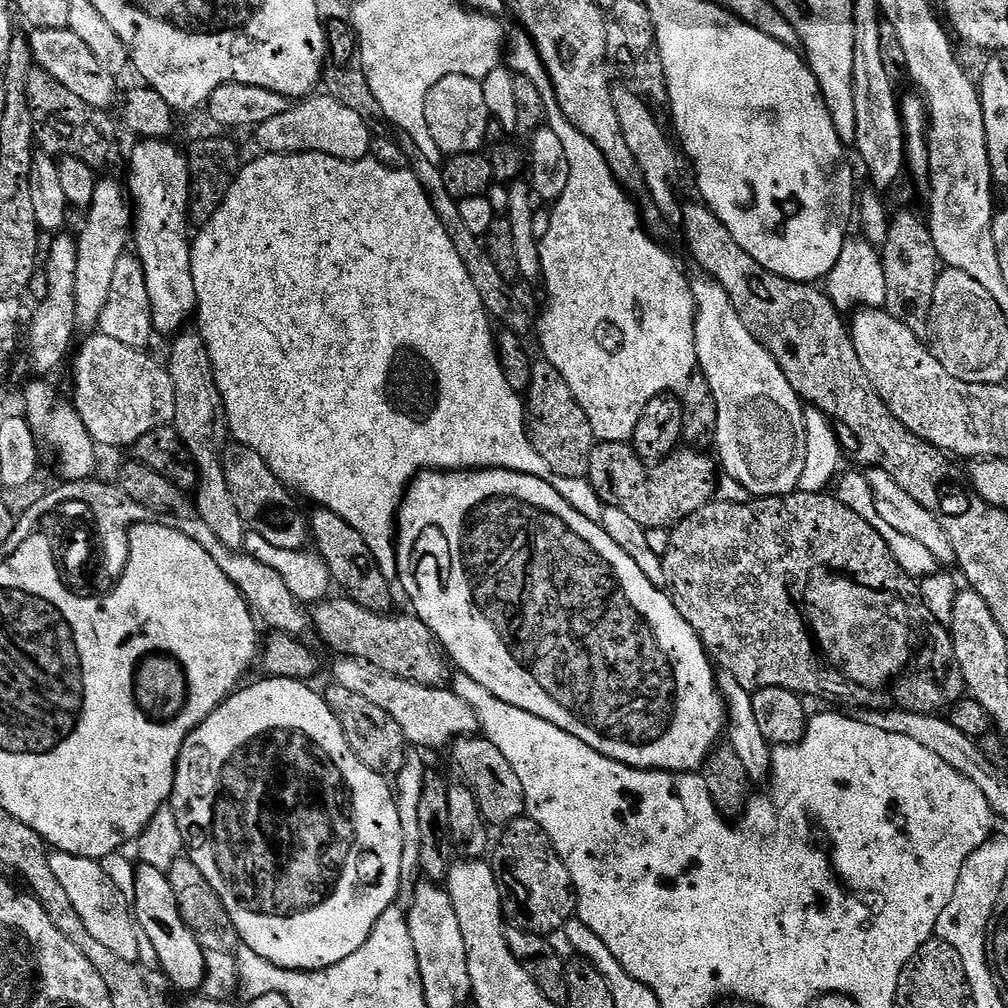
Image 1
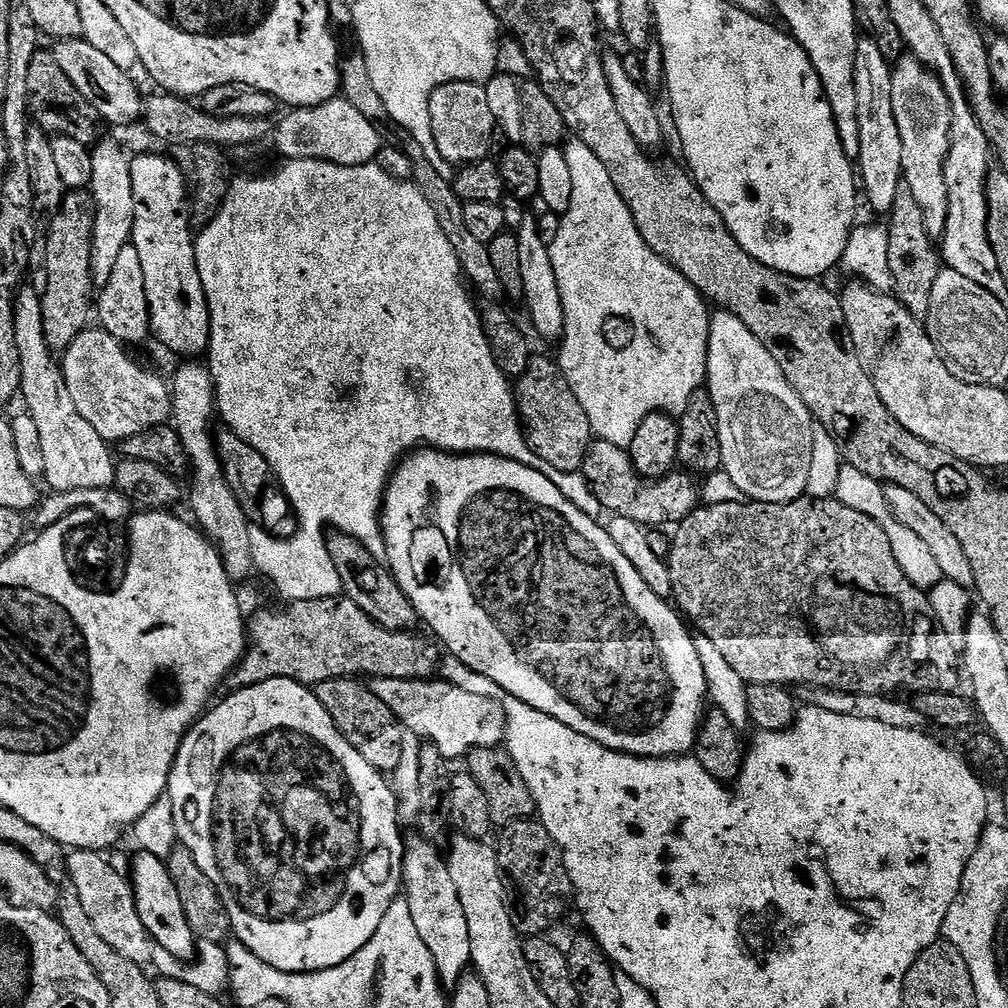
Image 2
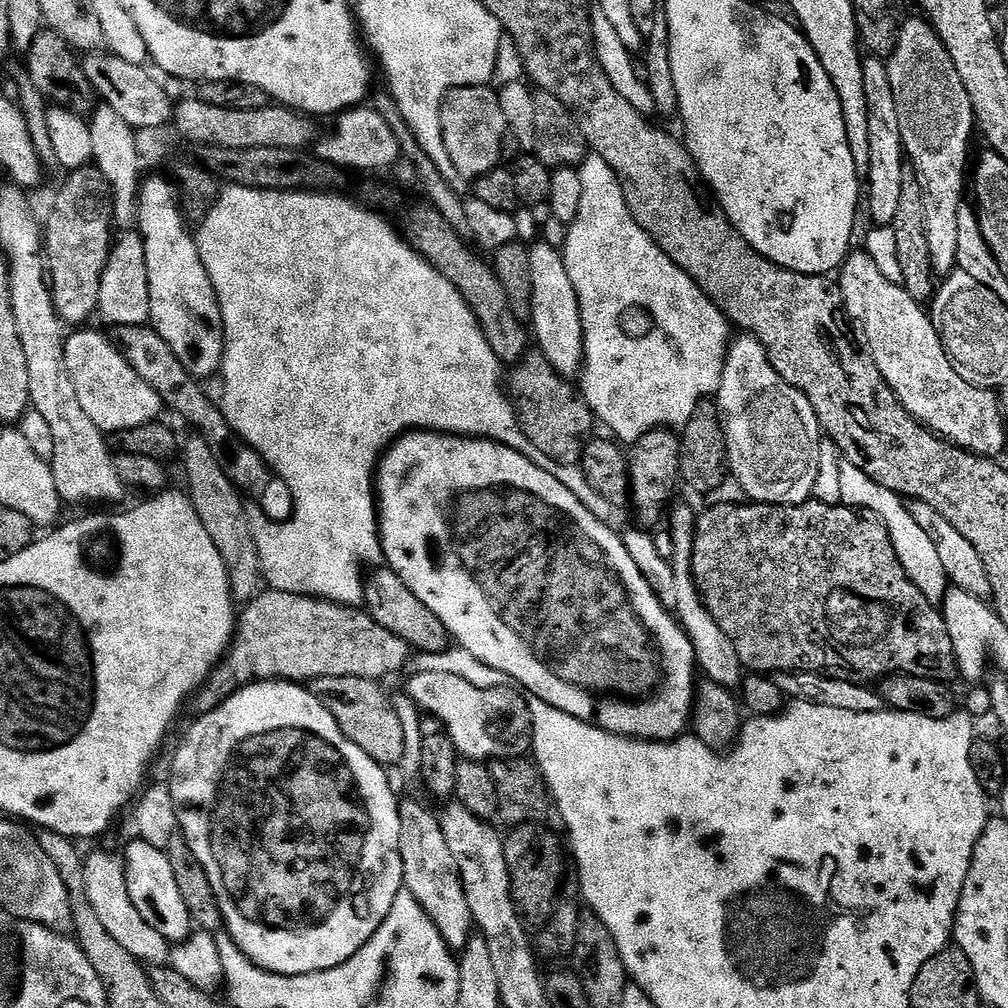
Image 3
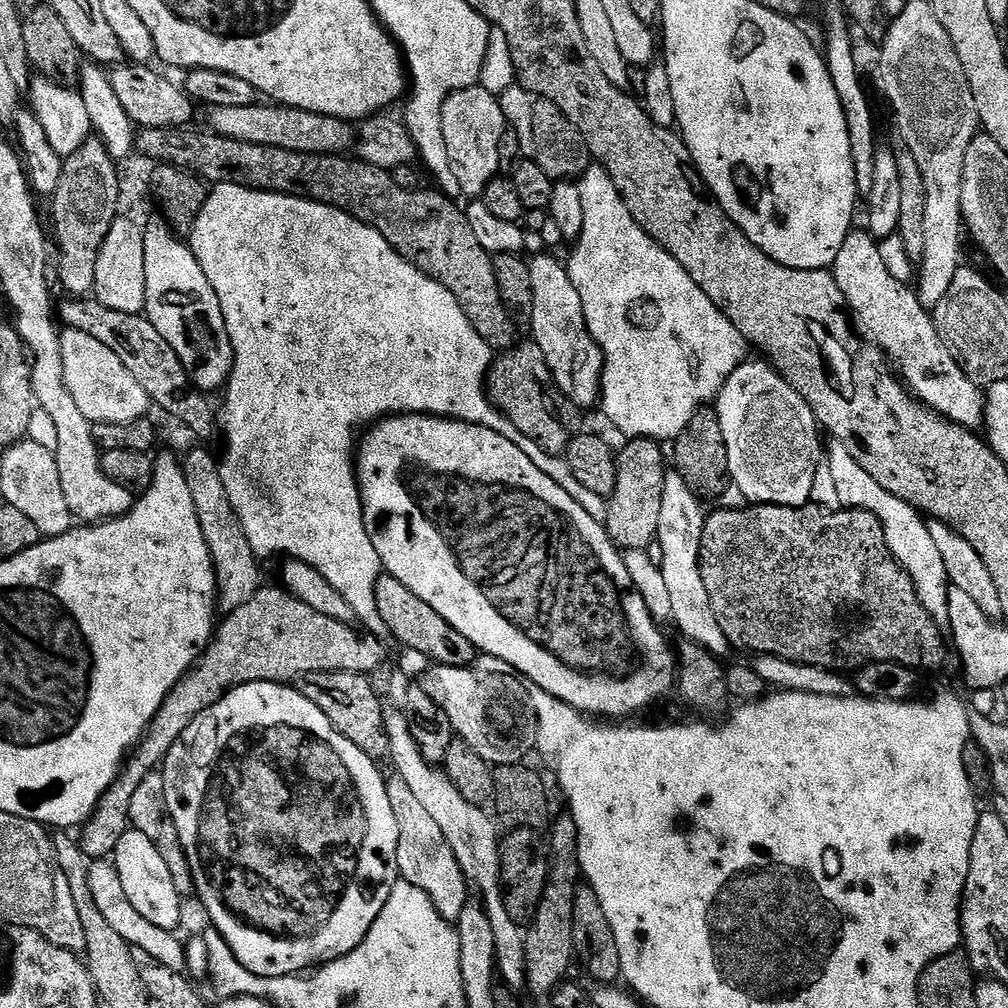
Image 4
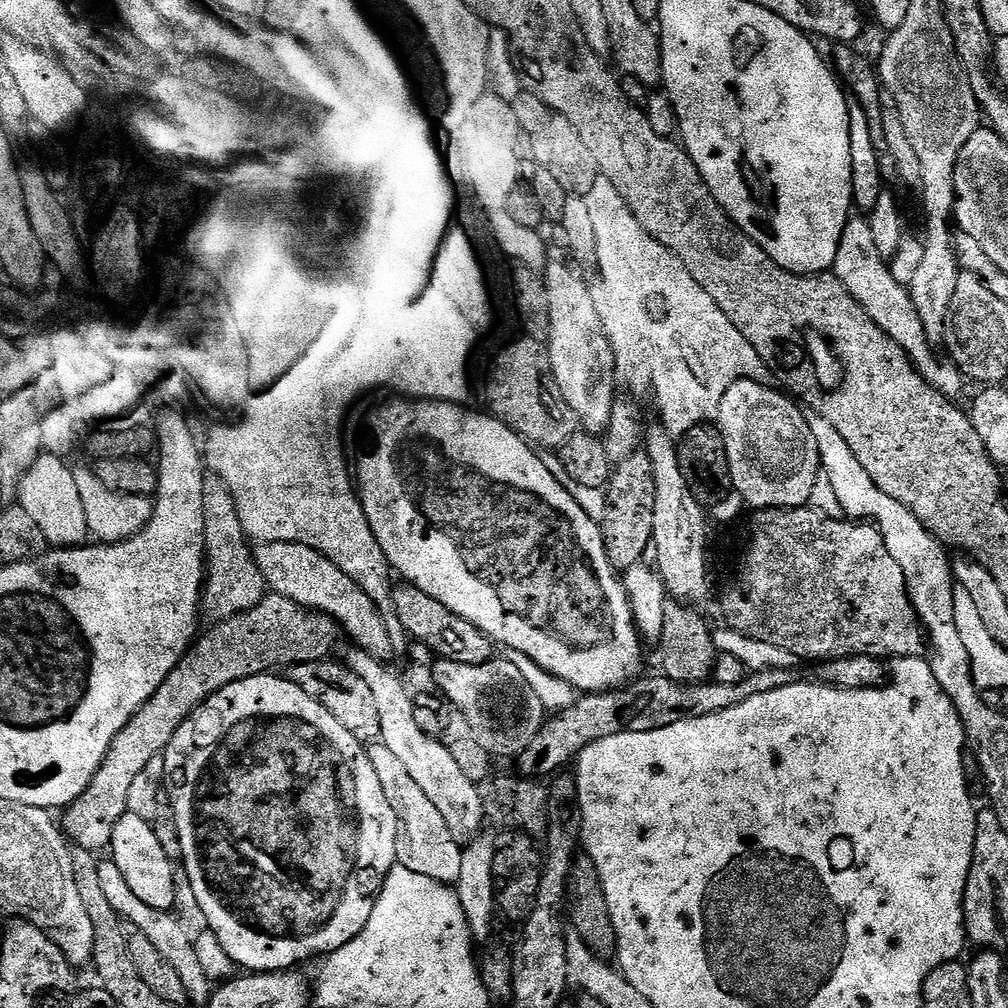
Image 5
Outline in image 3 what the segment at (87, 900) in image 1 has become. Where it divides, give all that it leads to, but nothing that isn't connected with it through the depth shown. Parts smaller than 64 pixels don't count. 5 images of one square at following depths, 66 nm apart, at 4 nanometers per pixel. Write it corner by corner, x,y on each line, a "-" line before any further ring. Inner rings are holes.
108,852
87,853
84,861
84,878
86,880
86,898
90,898
90,906
94,908
94,914
98,914
102,926
106,926
110,938
122,946
132,957
141,963
152,966
165,965
170,958
170,942
138,914
138,906
130,902
130,890
126,886
126,874
123,863
116,860

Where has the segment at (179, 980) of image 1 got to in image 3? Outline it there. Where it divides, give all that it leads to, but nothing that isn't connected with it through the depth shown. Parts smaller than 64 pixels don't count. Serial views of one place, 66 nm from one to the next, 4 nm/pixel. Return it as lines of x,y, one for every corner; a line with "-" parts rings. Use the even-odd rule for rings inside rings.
132,838
128,849
122,855
126,886
130,890
130,902
138,906
138,914
162,934
169,942
183,942
193,931
192,918
187,912
186,905
178,890
177,881
174,879
173,869
168,861
163,848
155,848
148,842
139,838

